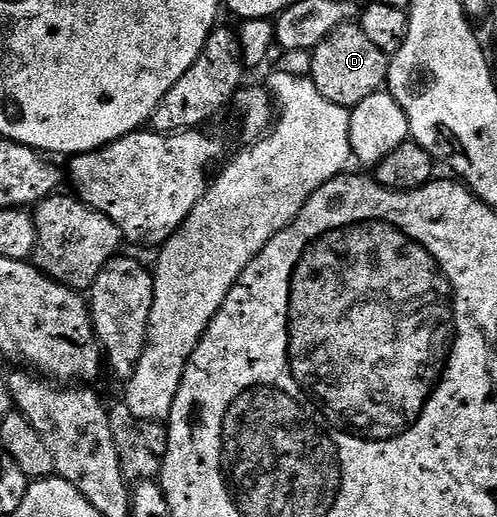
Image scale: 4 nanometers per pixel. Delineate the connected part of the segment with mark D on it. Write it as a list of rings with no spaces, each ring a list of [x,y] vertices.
[[[345,22],[333,29],[314,47],[309,57],[311,57],[309,78],[313,85],[317,85],[321,97],[325,97],[325,101],[333,101],[333,105],[352,109],[370,94],[384,90],[389,56],[381,49],[377,49],[377,45],[373,45],[373,41],[369,41],[369,37],[365,37],[363,30],[354,22]]]

